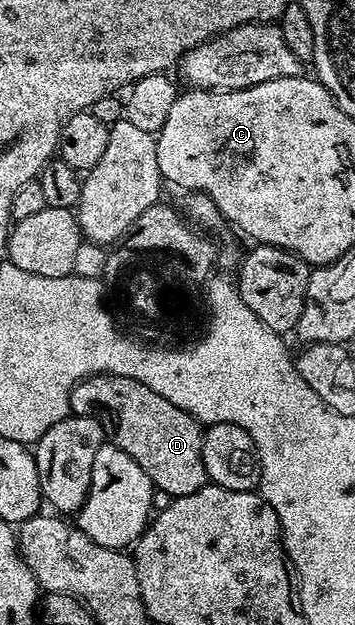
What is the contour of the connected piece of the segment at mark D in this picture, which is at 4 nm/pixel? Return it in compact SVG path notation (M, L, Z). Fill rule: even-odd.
M108 373L84 377L73 387L70 412L77 417L97 419L97 423L101 423L103 428L104 438L121 451L125 451L125 455L129 455L129 459L133 459L133 463L137 463L137 467L141 467L141 471L149 475L152 485L160 494L168 493L166 496L174 499L193 495L193 491L201 491L201 487L208 485L205 463L201 455L204 426L196 421L191 413L181 411L181 407L169 403L169 399L161 399L157 391L149 391L145 383Z

